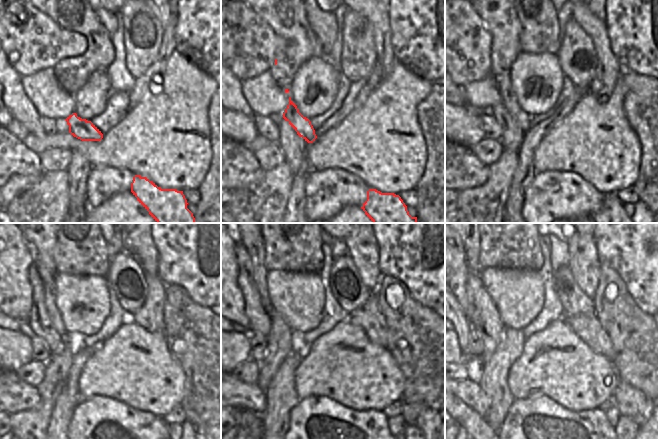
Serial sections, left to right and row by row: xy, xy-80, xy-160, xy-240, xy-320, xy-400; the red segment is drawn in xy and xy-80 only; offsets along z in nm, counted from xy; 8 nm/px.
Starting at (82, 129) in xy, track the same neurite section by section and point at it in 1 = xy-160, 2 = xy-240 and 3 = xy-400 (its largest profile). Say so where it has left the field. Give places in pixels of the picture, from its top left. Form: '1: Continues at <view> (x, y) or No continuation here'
1: Continues at xy-160 (508, 99)
2: Continues at xy-240 (44, 265)
3: Continues at xy-400 (471, 243)

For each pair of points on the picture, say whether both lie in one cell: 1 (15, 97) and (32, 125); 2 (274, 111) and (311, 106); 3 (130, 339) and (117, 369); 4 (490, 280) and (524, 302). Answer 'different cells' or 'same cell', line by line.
1: same cell
2: different cells
3: same cell
4: same cell

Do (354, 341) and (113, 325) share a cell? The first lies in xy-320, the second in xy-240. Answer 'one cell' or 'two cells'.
two cells

